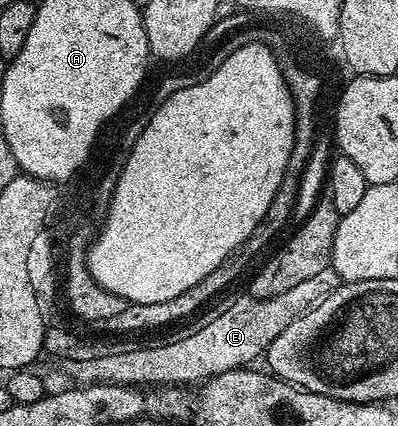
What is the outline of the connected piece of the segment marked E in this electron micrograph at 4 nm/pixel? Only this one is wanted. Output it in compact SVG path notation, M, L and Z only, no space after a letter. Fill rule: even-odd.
M332 269L308 277L279 295L267 299L245 297L238 299L231 307L215 314L212 325L199 327L192 337L177 339L171 343L161 342L156 347L139 347L132 353L114 353L112 355L94 355L88 361L66 363L66 375L78 385L112 383L116 387L149 388L151 385L198 385L220 373L245 368L254 358L261 356L271 341L292 321L308 313L324 297L331 295L340 285L338 274Z

